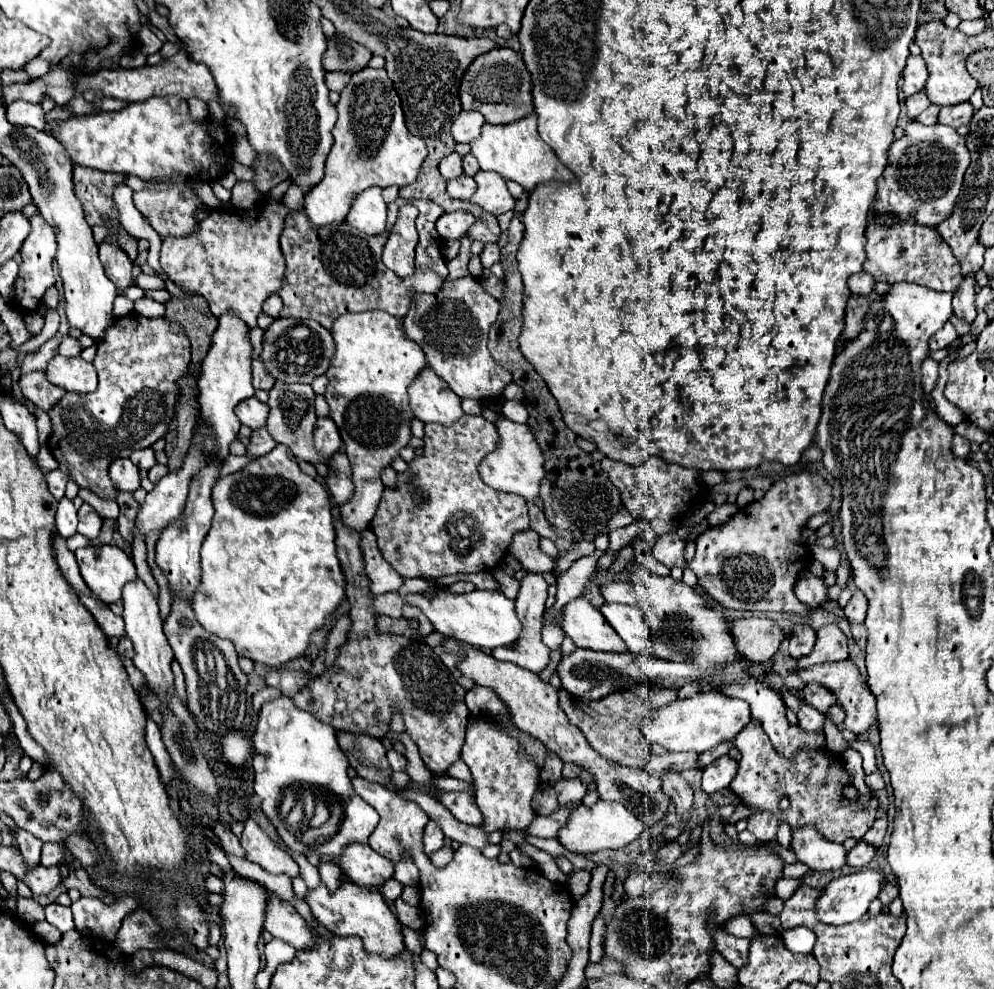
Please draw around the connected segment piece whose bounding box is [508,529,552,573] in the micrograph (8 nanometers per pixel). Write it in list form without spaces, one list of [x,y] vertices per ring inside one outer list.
[[[528,529],[526,533],[518,533],[516,539],[510,545],[510,555],[520,561],[522,571],[536,571],[536,573],[546,573],[546,565],[552,565],[552,557],[542,553],[538,547],[538,533]]]

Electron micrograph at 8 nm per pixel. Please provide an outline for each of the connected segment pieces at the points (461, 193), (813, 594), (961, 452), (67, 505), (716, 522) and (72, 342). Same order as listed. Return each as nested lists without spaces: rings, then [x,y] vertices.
[[[464,173],[458,175],[458,177],[454,177],[454,179],[448,179],[446,185],[448,185],[446,187],[448,195],[454,197],[454,199],[470,199],[472,193],[476,191],[474,179],[470,175],[464,175]]]
[[[808,569],[800,573],[798,581],[796,581],[796,587],[794,587],[794,593],[796,597],[800,597],[800,601],[804,605],[822,605],[828,595],[826,595],[826,585],[820,577],[814,577]]]
[[[954,435],[954,441],[952,441],[952,451],[958,455],[958,457],[968,457],[970,453],[970,441],[962,435]]]
[[[66,497],[58,503],[58,511],[56,511],[56,529],[60,531],[60,535],[64,539],[72,537],[76,533],[76,525],[78,525],[78,513],[76,507],[72,505],[72,501],[68,501]]]
[[[724,503],[719,508],[717,507],[708,517],[708,523],[710,527],[720,526],[723,523],[728,522],[728,520],[736,513],[738,506],[734,504]]]
[[[64,337],[64,341],[62,341],[62,345],[60,345],[60,349],[58,349],[58,353],[62,353],[62,355],[80,355],[82,353],[82,345],[80,345],[80,341],[78,339],[74,339],[74,337]]]

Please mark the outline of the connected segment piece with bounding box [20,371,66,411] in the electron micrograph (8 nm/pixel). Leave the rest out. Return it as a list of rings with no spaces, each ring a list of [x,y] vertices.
[[[32,371],[32,373],[22,375],[20,377],[20,389],[22,389],[22,395],[26,399],[30,399],[36,407],[40,407],[44,411],[48,411],[60,399],[60,395],[66,393],[58,385],[52,385],[46,379],[44,371]]]

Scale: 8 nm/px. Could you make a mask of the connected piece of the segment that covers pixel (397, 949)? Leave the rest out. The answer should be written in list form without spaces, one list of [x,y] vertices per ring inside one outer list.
[[[344,879],[338,883],[336,891],[330,891],[324,883],[320,883],[318,887],[308,889],[304,899],[310,905],[314,917],[334,935],[340,935],[340,937],[358,935],[370,953],[380,953],[382,957],[394,957],[404,951],[400,923],[380,893],[370,893],[368,889],[358,887],[352,881]]]

